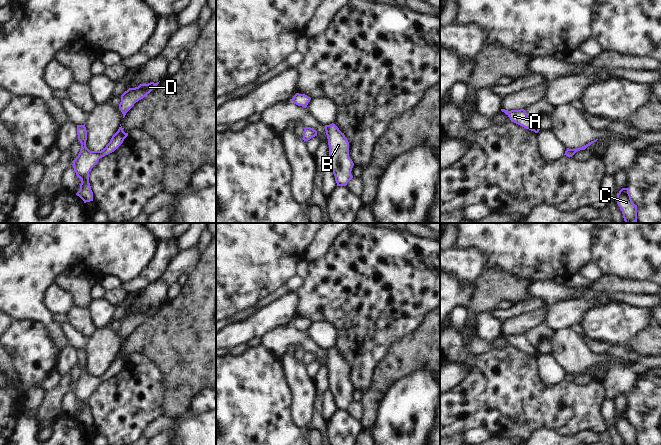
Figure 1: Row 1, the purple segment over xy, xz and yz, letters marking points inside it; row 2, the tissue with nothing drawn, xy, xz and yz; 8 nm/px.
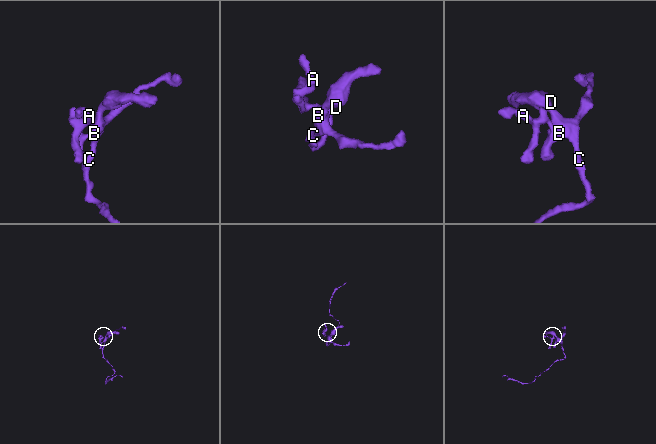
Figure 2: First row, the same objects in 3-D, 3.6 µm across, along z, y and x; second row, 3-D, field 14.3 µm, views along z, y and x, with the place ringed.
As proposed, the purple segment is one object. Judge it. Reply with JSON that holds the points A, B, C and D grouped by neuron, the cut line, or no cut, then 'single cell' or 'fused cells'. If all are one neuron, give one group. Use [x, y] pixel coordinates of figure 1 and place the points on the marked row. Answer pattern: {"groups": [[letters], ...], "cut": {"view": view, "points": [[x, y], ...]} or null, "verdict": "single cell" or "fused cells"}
{"groups": [["A", "B", "C", "D"]], "cut": null, "verdict": "single cell"}

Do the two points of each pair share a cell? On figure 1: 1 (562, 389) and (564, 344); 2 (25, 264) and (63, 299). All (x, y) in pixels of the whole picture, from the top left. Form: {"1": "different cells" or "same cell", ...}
{"1": "different cells", "2": "different cells"}

